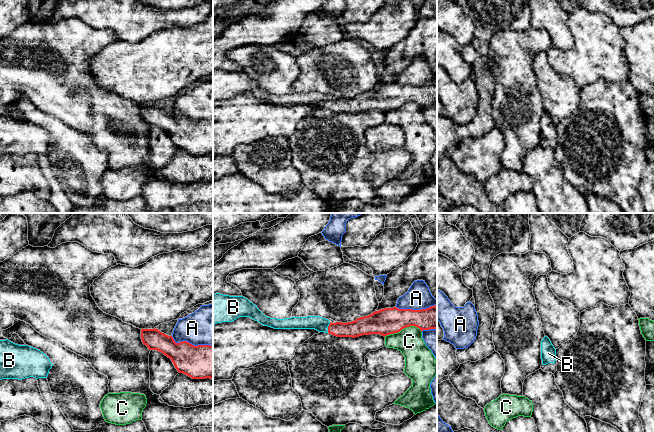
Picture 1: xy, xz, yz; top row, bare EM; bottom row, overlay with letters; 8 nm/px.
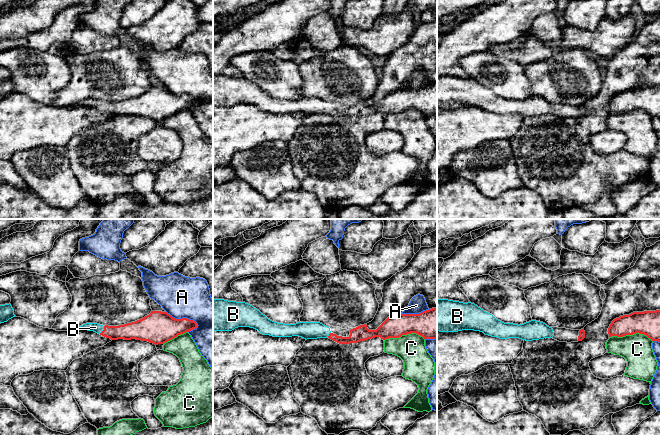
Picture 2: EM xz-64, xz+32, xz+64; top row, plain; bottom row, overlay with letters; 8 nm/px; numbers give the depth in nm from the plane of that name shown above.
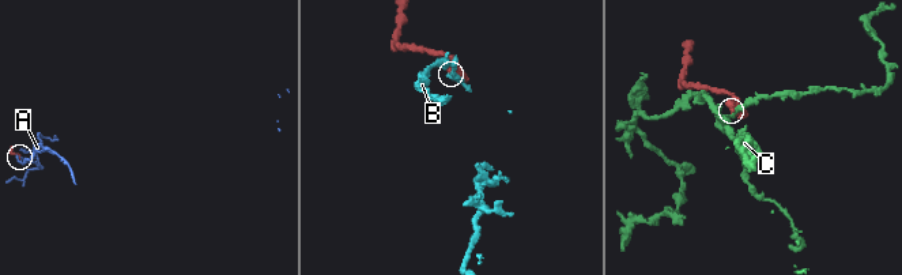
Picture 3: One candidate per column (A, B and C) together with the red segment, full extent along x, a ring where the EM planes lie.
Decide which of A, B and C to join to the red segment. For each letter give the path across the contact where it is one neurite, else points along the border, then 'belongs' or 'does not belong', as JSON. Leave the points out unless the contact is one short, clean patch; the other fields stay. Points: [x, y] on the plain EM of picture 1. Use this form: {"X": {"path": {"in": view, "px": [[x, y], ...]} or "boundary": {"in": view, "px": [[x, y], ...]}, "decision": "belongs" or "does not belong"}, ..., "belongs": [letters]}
{"A": {"decision": "does not belong"}, "B": {"path": {"in": "xz", "px": [[359, 103], [328, 103], [318, 99]]}, "decision": "belongs"}, "C": {"boundary": {"in": "xz", "px": [[421, 106], [414, 102], [407, 102], [397, 108], [384, 112]]}, "decision": "does not belong"}, "belongs": ["B"]}

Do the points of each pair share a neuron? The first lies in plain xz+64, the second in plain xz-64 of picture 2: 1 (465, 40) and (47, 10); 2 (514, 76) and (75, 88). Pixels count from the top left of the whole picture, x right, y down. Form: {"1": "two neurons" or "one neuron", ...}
{"1": "two neurons", "2": "two neurons"}

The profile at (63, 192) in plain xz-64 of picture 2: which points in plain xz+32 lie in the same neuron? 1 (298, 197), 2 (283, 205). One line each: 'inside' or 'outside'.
1: outside
2: outside

